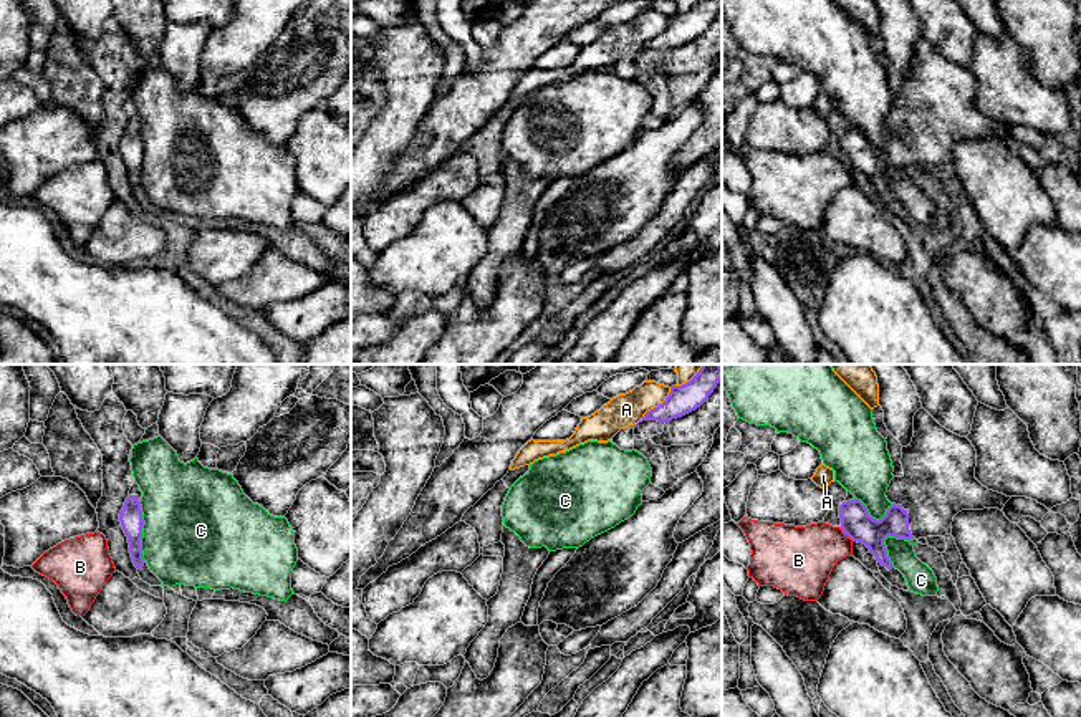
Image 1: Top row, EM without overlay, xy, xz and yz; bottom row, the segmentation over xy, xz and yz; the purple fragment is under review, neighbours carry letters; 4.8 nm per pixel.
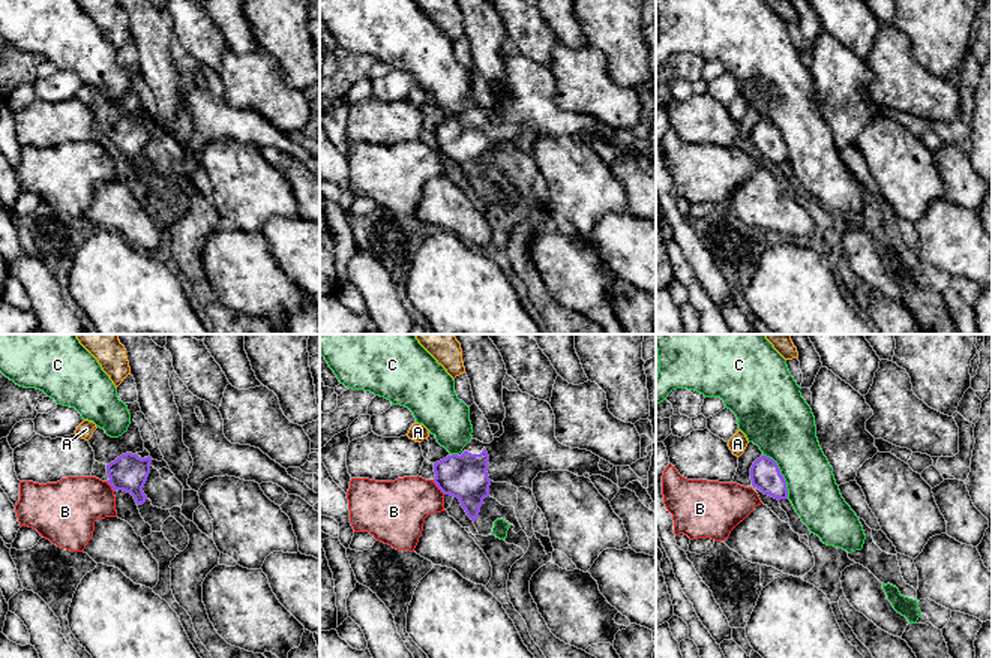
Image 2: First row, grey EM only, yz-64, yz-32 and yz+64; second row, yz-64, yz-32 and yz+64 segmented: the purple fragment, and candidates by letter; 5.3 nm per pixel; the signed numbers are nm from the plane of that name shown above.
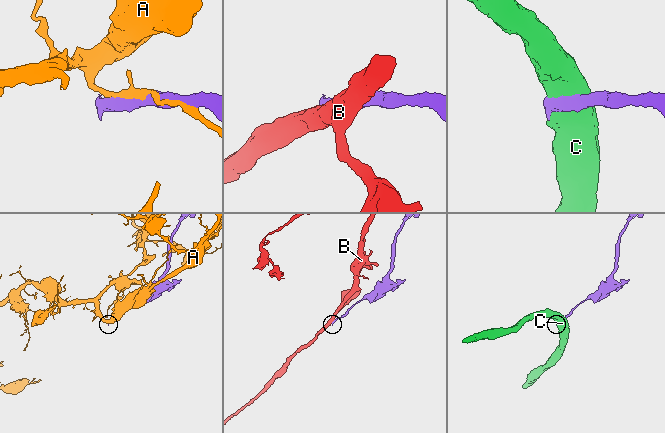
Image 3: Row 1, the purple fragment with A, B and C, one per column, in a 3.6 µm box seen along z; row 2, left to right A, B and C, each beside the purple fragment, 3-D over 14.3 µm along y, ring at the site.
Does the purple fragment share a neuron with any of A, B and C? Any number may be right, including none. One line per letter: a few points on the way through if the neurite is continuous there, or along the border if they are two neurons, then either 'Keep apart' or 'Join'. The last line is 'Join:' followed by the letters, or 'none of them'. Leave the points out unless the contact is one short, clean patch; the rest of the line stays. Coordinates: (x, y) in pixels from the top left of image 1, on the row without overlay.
A: Keep apart
B: Boundary: yz (838, 156), (853, 169). Keep apart
C: Keep apart
Join: none of them

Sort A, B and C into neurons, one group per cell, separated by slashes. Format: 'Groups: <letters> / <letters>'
Groups: A / B / C

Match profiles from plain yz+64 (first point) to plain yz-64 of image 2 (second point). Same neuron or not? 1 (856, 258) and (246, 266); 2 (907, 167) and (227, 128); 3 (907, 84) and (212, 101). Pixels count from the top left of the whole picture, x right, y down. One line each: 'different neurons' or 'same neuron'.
1: same neuron
2: different neurons
3: different neurons

